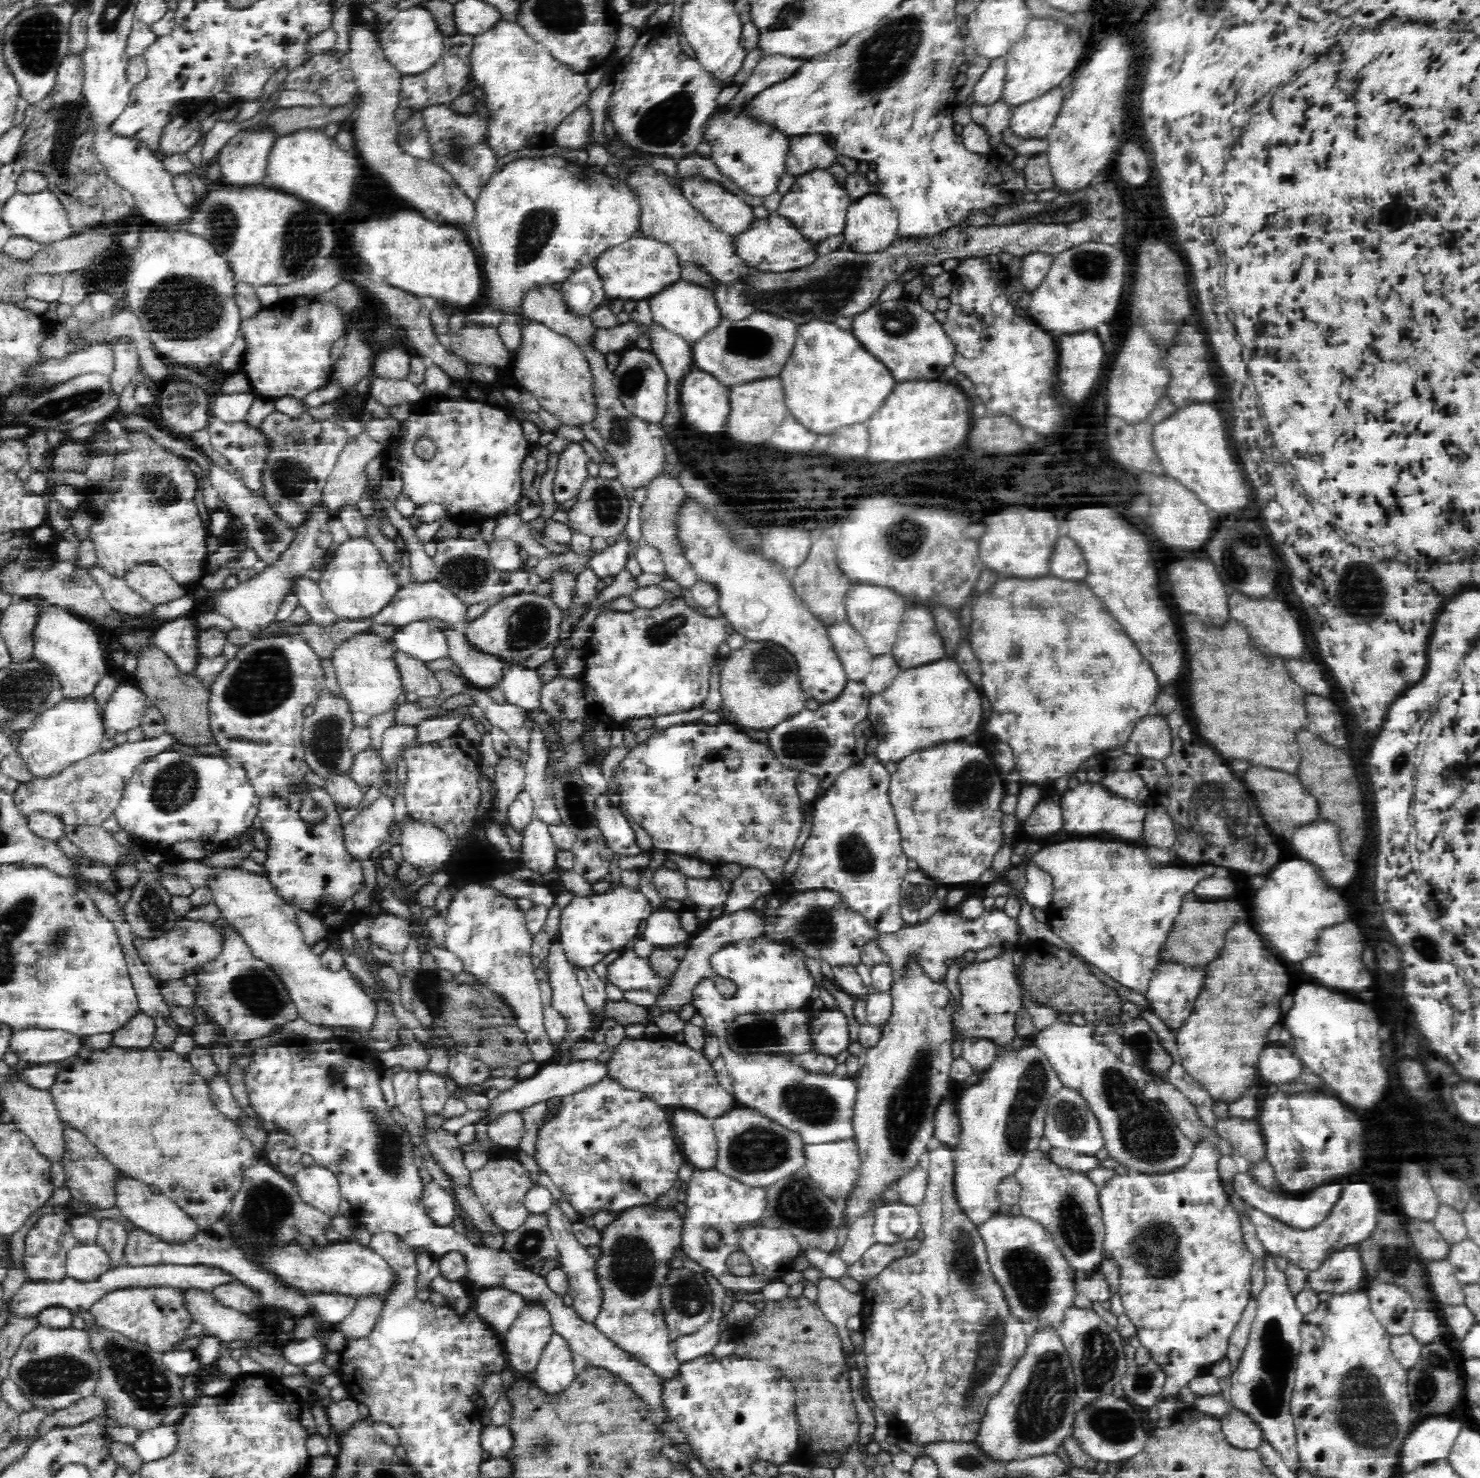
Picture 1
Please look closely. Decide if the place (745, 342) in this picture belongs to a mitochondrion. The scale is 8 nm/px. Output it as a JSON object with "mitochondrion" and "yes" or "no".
{"mitochondrion":"yes"}

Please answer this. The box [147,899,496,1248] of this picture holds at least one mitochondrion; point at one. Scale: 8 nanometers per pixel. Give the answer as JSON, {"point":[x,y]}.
{"point":[266,1208]}

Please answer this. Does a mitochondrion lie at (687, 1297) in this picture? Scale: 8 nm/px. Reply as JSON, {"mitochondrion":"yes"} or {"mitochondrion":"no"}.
{"mitochondrion":"yes"}

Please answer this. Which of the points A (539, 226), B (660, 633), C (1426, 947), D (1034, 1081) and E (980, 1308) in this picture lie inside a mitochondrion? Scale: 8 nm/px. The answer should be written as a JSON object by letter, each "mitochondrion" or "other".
{"A":"mitochondrion","B":"mitochondrion","C":"other","D":"mitochondrion","E":"other"}

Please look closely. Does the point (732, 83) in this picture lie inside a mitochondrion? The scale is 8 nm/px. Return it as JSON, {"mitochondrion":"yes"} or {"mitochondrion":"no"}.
{"mitochondrion":"no"}

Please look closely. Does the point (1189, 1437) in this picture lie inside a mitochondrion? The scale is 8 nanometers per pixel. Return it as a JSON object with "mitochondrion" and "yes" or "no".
{"mitochondrion":"no"}

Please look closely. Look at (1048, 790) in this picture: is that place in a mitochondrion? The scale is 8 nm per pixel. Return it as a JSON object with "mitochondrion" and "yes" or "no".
{"mitochondrion":"no"}

